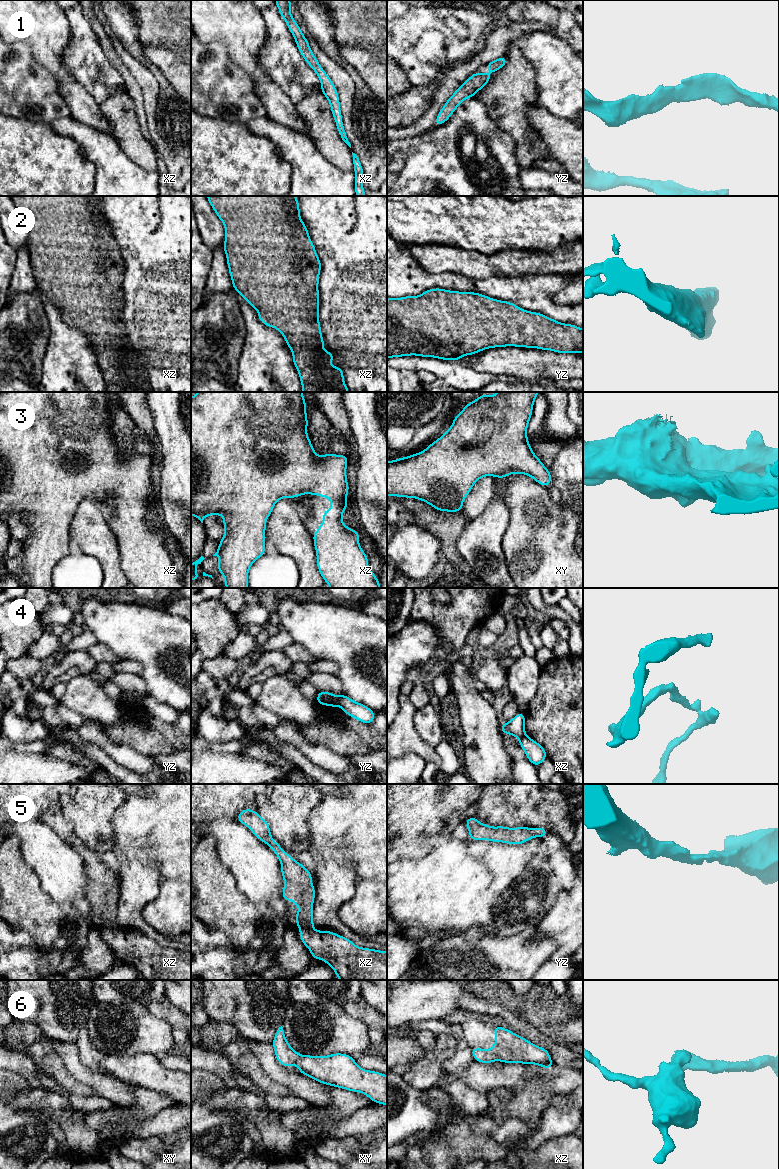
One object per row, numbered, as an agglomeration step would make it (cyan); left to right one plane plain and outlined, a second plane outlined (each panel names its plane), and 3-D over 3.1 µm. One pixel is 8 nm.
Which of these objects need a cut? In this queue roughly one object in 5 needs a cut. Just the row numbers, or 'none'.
4

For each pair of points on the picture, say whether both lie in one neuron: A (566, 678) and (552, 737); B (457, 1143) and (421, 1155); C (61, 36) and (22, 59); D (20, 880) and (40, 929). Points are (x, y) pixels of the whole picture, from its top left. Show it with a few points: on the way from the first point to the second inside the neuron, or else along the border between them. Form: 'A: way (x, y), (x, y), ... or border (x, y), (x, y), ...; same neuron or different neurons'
A: way (566, 693), (566, 722); same neuron
B: way (448, 1146), (430, 1154); same neuron
C: border (24, 41), (30, 47), (31, 56), (48, 70); different neurons
D: way (20, 892), (23, 901), (39, 917); same neuron

